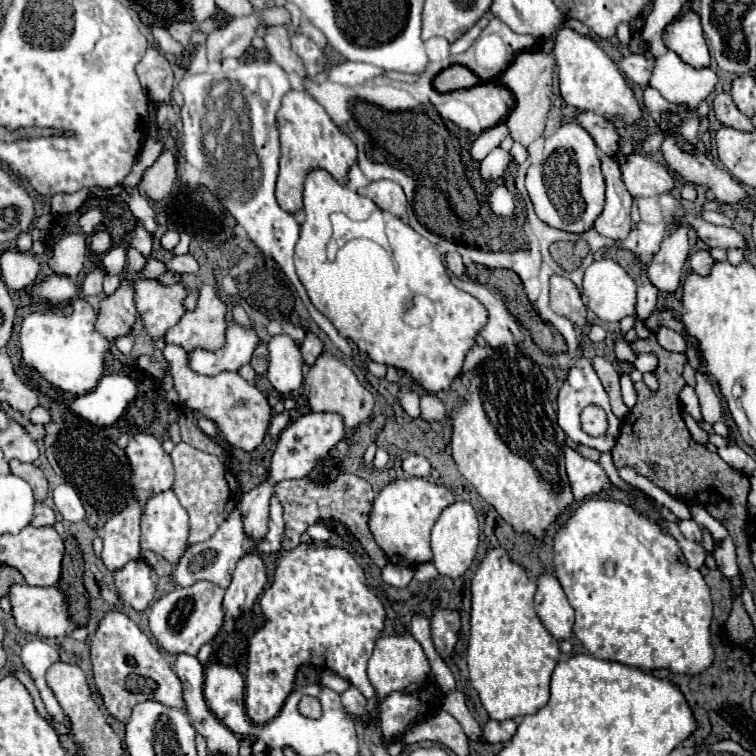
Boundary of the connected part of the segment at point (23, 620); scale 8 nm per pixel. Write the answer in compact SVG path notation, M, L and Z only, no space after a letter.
M13 584L11 606L15 624L39 638L61 638L71 628L65 594L59 588Z

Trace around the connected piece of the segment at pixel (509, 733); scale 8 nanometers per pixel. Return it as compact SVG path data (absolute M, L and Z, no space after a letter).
M507 720L507 722L487 722L487 726L483 728L487 742L491 744L505 744L509 742L515 732L517 732L517 722L515 720Z

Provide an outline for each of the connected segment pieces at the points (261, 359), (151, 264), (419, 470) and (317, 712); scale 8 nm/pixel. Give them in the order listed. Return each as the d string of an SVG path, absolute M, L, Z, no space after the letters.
M259 344L253 358L251 358L251 366L257 374L265 374L267 368L269 368L269 354L267 354L267 346L265 344Z
M151 258L151 260L147 262L147 266L145 266L145 272L141 272L141 274L143 274L143 276L153 276L153 278L157 278L157 276L161 276L161 274L165 274L165 272L167 272L165 262Z
M409 456L403 460L403 470L405 476L419 476L419 478L429 478L431 476L431 464L425 456Z
M305 696L299 706L301 706L301 714L303 716L321 716L321 704L319 704L317 698Z

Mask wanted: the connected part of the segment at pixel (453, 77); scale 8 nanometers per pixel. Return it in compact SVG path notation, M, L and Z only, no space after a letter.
M461 64L445 68L433 80L433 88L437 92L453 92L459 88L471 88L475 84L479 84L479 76Z

